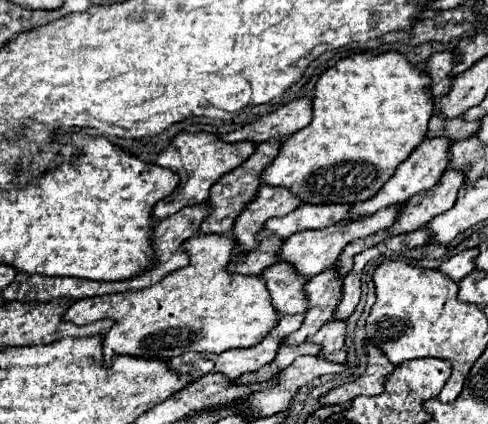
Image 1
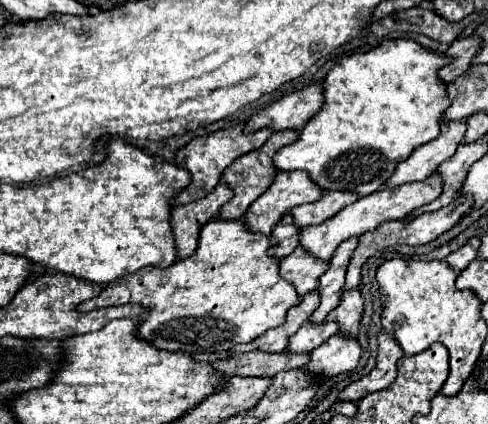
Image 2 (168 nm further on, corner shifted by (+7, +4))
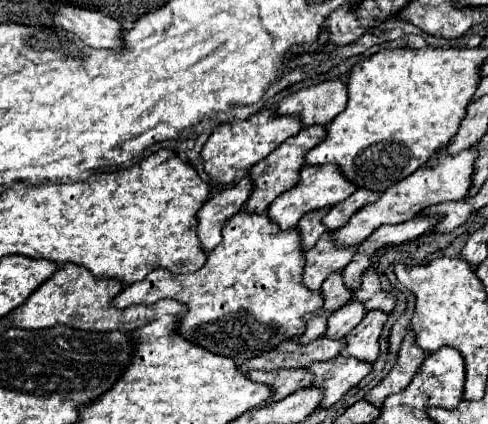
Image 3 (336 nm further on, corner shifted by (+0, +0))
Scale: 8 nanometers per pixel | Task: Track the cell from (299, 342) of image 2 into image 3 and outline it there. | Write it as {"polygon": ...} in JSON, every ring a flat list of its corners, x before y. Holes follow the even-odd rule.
{"polygon":[[359,300,349,302,347,306,343,306,343,308,339,308,337,312,331,314,325,336,333,338,333,340,347,336,365,318,365,314,367,314,367,310]]}

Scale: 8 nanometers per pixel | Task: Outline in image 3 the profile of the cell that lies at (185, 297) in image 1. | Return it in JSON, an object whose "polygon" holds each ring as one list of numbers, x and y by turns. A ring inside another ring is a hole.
{"polygon":[[239,212,223,226,223,242,207,254,207,262,201,270,197,270,195,274,175,276,165,268,157,268,147,276,147,280,125,286,125,290,115,296,113,304,117,308,127,308,131,304,155,304,161,298,175,298,189,308,189,312,181,316,179,334,185,336,189,342,195,342,215,354,229,356,237,364,241,364,263,352,271,352,279,342,303,334,303,316,323,306,321,292,315,294,303,284,303,268,305,252,301,248,301,236,297,228,281,230,265,212]]}

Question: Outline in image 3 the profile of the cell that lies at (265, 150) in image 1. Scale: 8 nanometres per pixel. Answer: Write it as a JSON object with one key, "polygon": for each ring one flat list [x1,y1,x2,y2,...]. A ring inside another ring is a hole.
{"polygon":[[309,126,309,128,301,128,301,132,293,138,287,138,275,152,271,152,267,158,263,158,261,162,257,162,251,168,251,180,255,182,253,194,245,204,247,212,255,212,261,214,269,208,269,204,283,192,291,190,297,182,299,182,299,172,305,166,305,154,315,148,323,138,327,136,327,130,323,126]]}

